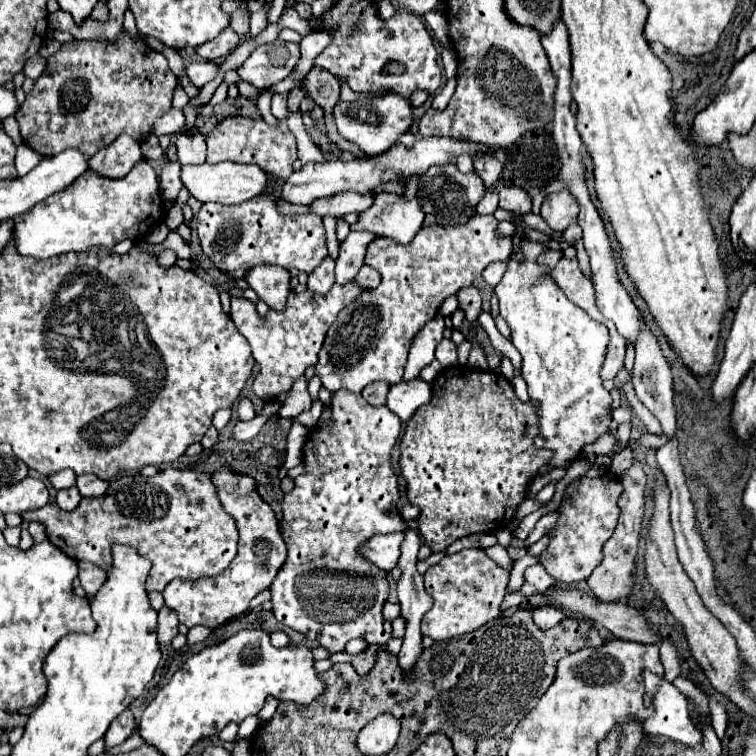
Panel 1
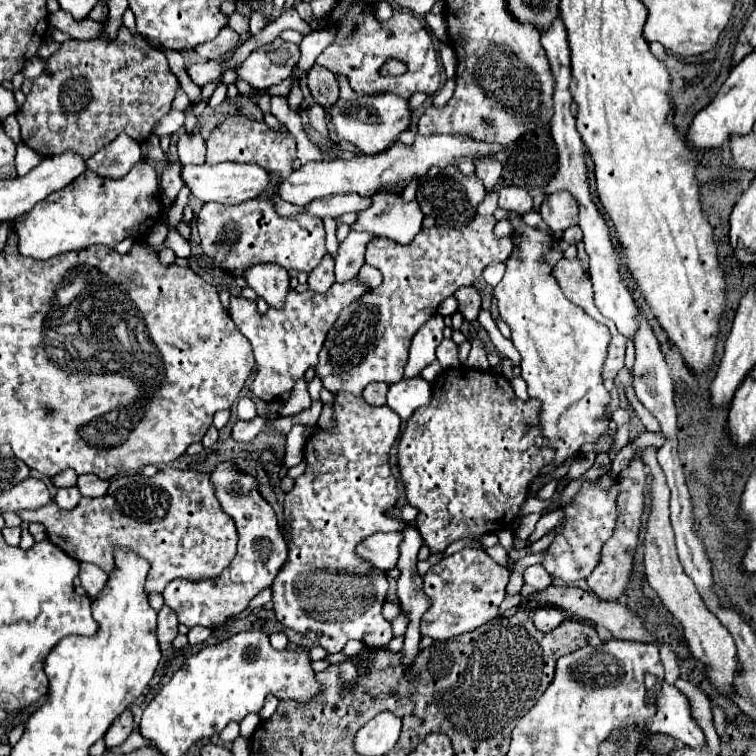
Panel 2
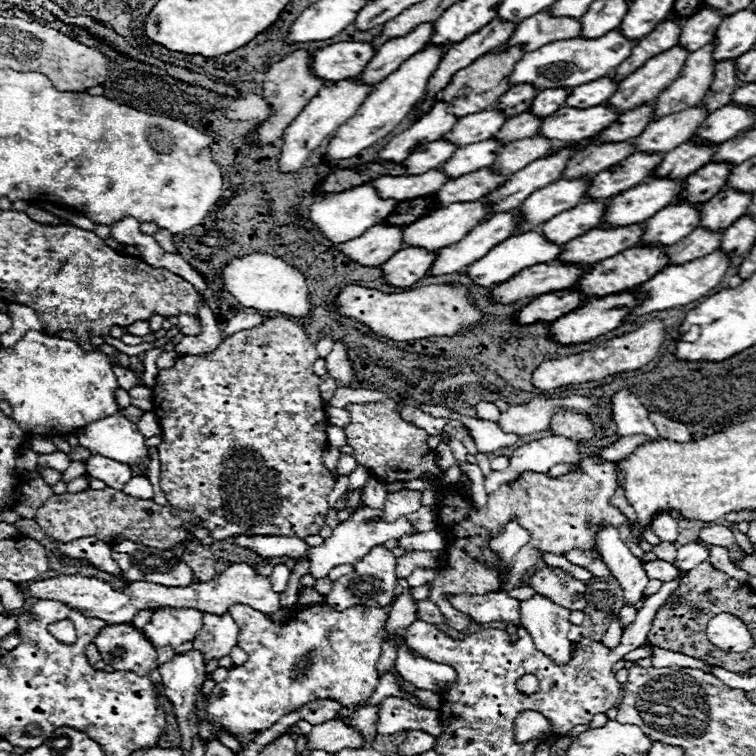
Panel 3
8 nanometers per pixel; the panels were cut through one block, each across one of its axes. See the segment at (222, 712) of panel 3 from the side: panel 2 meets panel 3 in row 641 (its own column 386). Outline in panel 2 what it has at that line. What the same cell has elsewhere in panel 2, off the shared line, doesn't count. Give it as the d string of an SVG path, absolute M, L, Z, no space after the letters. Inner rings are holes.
M476 216L468 226L462 226L458 230L452 228L430 228L420 232L408 246L400 246L392 242L390 238L372 238L366 248L366 264L378 268L384 276L382 284L368 292L358 302L358 312L354 312L354 304L344 308L340 312L340 318L336 320L336 326L328 332L328 338L320 350L320 360L316 364L316 376L320 376L326 390L332 394L354 394L360 396L366 384L370 382L398 382L404 376L404 366L408 362L408 350L410 340L418 332L418 328L430 320L440 302L448 296L452 296L460 286L470 286L474 280L478 280L488 264L494 262L506 262L506 258L512 252L512 240L510 238L496 238L494 236L494 216Z

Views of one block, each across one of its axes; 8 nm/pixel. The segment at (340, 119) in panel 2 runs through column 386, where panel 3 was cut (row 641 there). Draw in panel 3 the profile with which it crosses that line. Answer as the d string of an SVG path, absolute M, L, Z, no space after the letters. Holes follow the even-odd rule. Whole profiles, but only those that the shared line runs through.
M130 624L106 626L94 640L102 662L114 670L132 670L148 676L156 666L156 648Z

